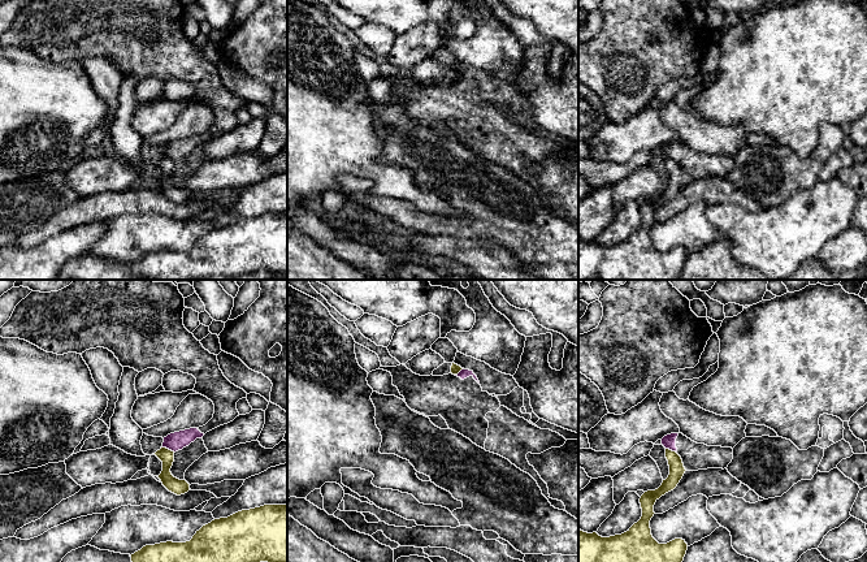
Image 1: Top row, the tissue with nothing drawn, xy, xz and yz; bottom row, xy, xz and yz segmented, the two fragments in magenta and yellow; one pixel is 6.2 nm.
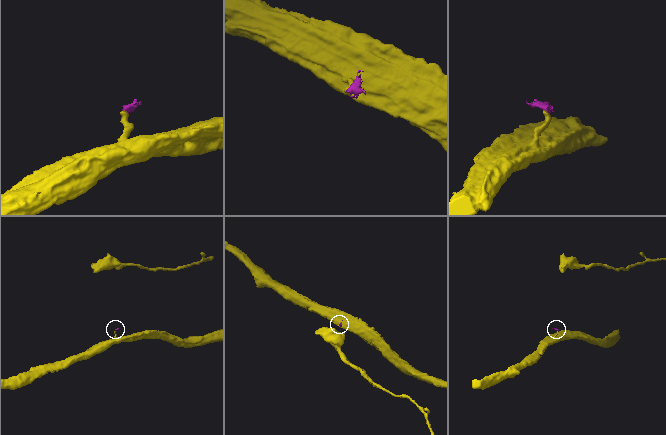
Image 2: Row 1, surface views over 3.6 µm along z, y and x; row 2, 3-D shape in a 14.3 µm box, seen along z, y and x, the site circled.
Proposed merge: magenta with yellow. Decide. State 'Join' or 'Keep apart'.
Keep apart

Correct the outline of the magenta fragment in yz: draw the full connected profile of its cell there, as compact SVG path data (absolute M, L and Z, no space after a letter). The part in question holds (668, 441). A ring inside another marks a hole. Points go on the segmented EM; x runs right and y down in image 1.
M671 433L662 438L666 449L676 451L684 463L686 471L698 471L707 468L727 468L733 459L732 448L707 446L697 444L682 433Z

